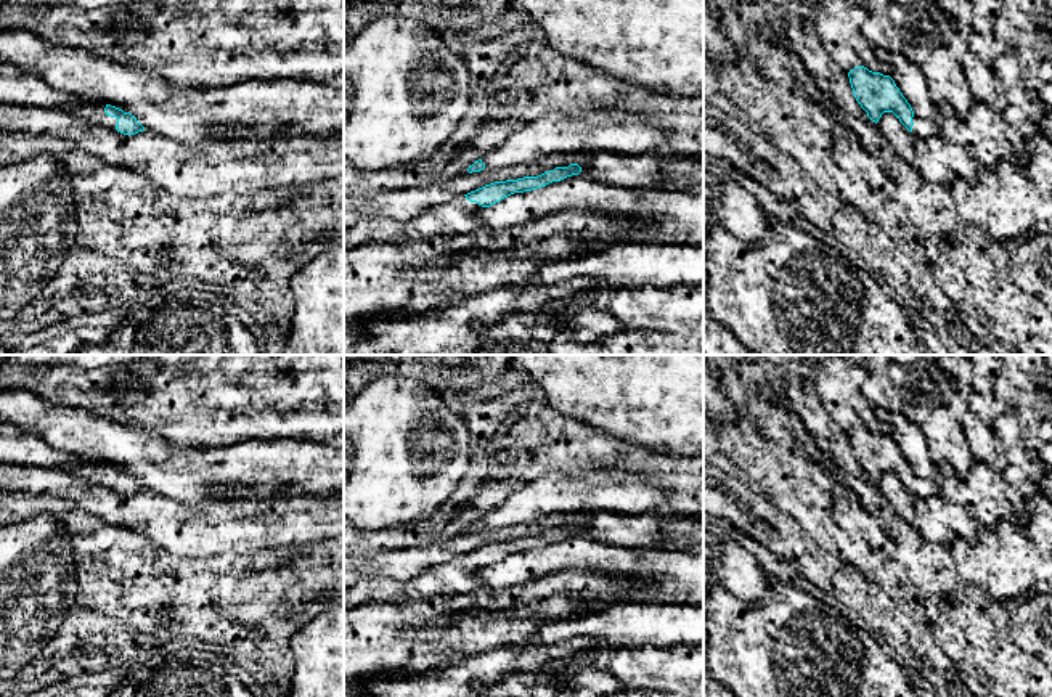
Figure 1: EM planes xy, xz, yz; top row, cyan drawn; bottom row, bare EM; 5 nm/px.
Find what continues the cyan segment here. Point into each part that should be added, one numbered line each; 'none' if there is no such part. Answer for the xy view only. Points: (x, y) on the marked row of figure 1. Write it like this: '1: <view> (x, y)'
1: xy (18, 89)

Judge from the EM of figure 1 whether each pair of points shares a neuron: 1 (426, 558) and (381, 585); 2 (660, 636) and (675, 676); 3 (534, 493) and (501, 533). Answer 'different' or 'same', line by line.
1: different
2: different
3: different

